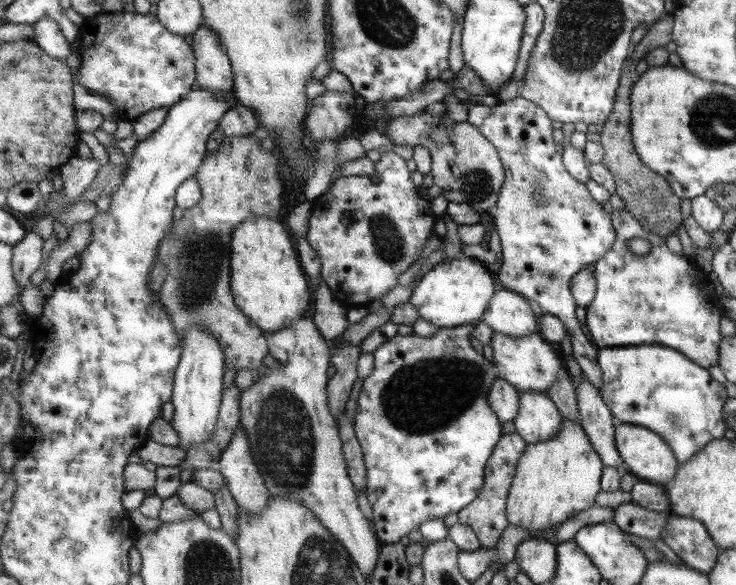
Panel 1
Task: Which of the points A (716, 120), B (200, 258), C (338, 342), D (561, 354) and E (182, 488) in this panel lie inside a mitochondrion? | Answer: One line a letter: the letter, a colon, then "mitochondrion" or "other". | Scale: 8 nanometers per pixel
A: mitochondrion
B: mitochondrion
C: other
D: other
E: other

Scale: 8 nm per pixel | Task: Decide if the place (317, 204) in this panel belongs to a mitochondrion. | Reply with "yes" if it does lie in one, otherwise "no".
no

